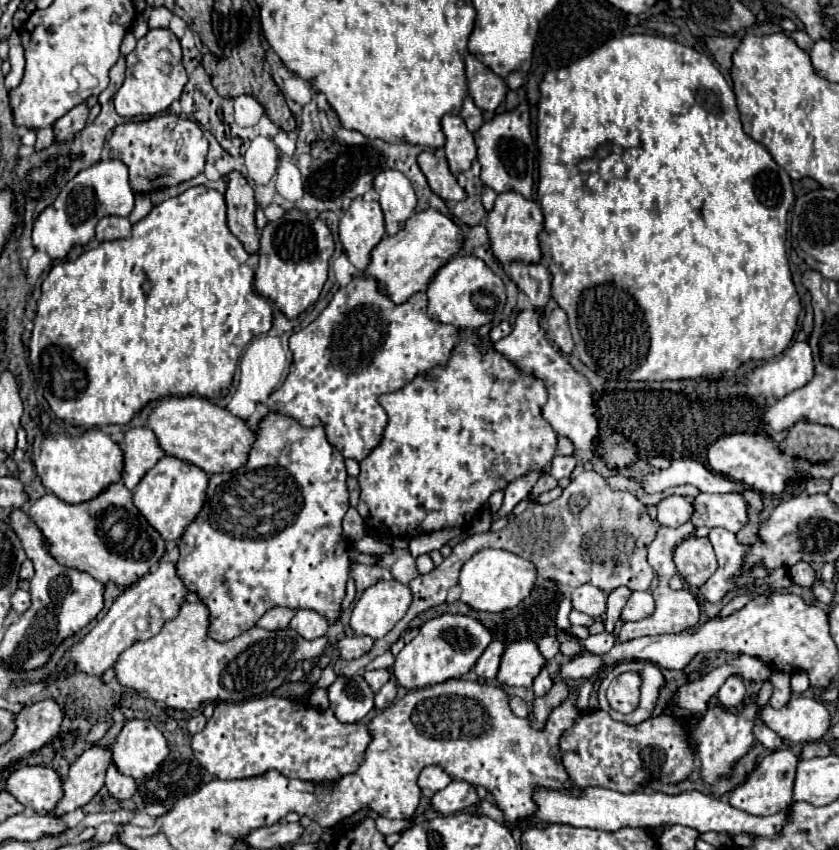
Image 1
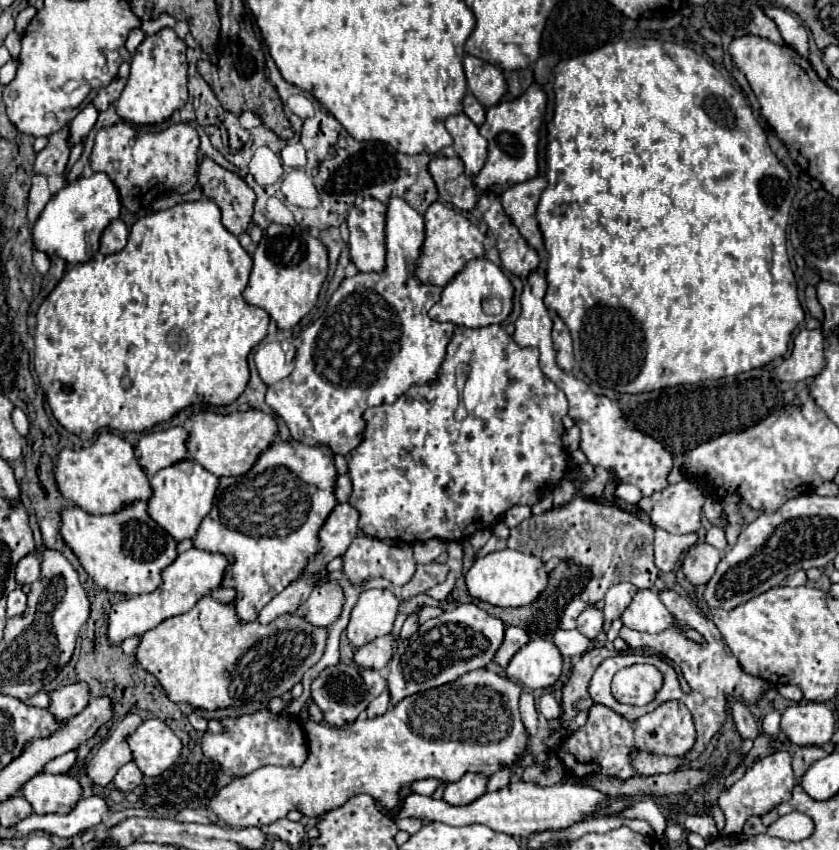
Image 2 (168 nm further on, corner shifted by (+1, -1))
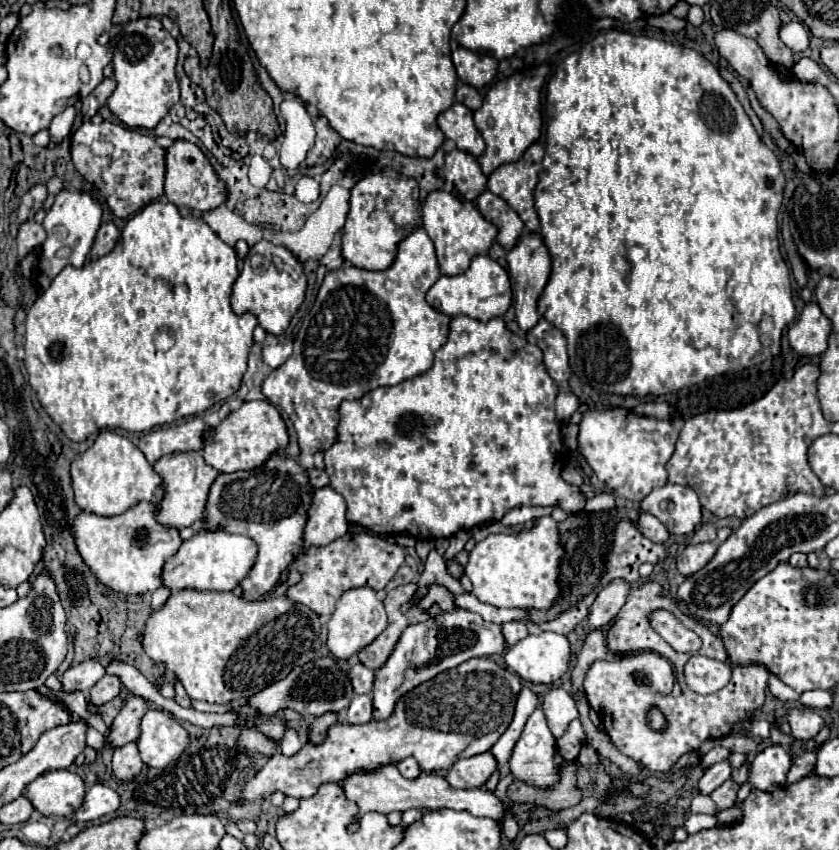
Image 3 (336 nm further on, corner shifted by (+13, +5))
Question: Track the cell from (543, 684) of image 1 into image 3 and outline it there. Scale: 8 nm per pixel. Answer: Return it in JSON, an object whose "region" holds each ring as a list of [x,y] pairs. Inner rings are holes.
{"region":[[[537,707],[529,717],[521,739],[513,749],[509,767],[517,779],[535,787],[551,787],[557,783],[559,767],[555,763],[555,739],[541,707]]]}

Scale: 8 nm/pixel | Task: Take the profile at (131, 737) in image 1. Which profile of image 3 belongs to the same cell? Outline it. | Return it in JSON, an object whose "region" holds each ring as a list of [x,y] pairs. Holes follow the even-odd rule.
{"region":[[[149,709],[141,721],[141,735],[137,749],[141,761],[147,767],[165,767],[179,759],[187,749],[187,731],[169,715],[157,709]]]}

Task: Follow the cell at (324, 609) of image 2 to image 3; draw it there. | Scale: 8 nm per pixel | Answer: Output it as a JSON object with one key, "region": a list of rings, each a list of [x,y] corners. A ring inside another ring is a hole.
{"region":[[[347,533],[339,539],[335,539],[331,545],[325,545],[325,547],[311,547],[307,549],[305,555],[301,555],[295,563],[297,563],[297,569],[303,573],[303,579],[289,587],[287,589],[287,597],[295,603],[301,603],[301,605],[307,605],[311,611],[315,611],[317,615],[333,615],[335,611],[335,603],[337,599],[347,591],[347,589],[353,589],[353,587],[365,587],[369,585],[371,589],[379,591],[383,589],[391,579],[393,575],[397,573],[397,569],[401,567],[401,563],[405,561],[405,549],[399,547],[397,543],[389,543],[377,535],[371,535],[371,533]]]}

